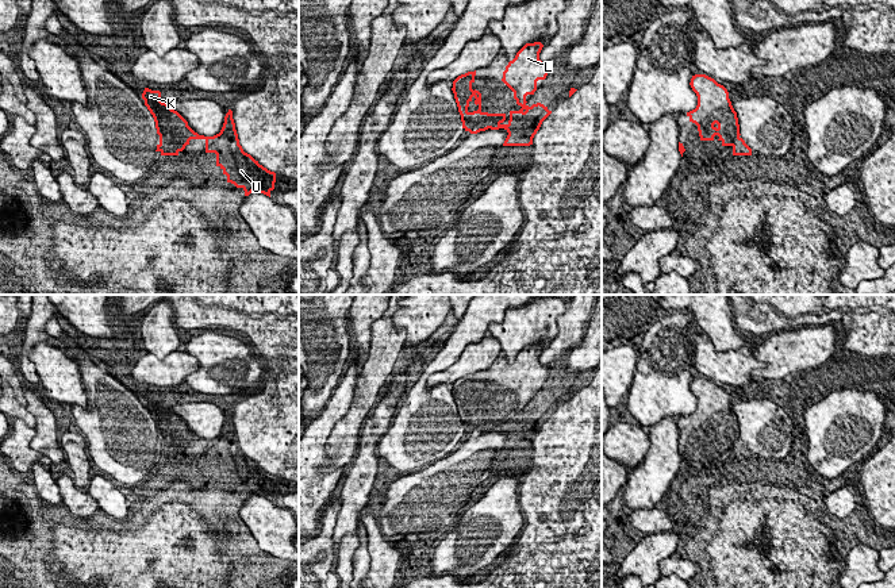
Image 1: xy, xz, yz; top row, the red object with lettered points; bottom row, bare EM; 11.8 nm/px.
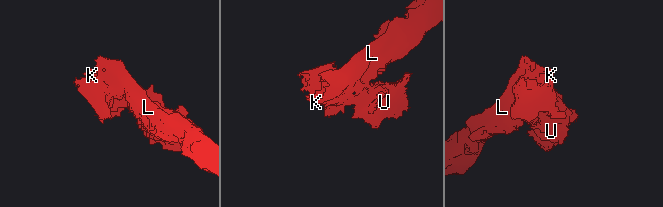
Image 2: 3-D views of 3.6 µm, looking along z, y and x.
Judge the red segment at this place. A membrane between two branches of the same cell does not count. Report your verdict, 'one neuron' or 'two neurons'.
one neuron

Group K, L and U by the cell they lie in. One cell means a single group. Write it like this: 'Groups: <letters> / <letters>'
Groups: K L U

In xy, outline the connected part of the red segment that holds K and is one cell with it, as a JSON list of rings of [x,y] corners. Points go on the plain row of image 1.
[[[145,391],[142,401],[154,420],[157,437],[160,438],[155,454],[160,454],[161,458],[178,458],[189,447],[191,442],[204,442],[205,456],[216,457],[216,469],[227,479],[227,485],[242,491],[245,499],[258,495],[270,500],[270,495],[274,492],[276,476],[268,473],[243,454],[231,412],[224,419],[220,435],[214,439],[204,439],[195,435],[188,424],[170,411],[170,407],[161,404],[160,393]]]

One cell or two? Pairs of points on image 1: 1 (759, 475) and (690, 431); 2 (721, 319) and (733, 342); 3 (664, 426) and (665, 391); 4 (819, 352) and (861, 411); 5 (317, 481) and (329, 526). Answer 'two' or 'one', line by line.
1: one
2: one
3: two
4: two
5: two

